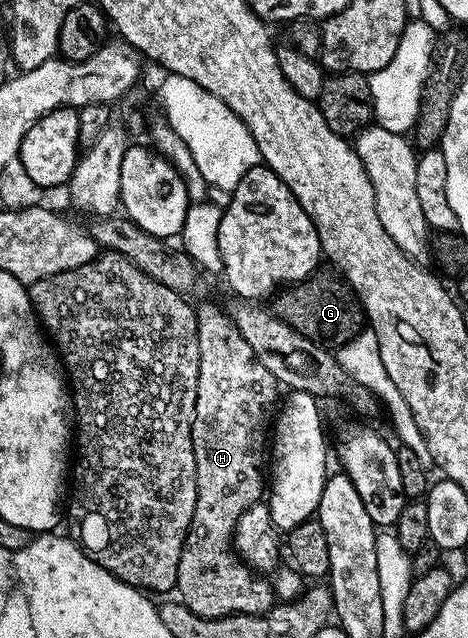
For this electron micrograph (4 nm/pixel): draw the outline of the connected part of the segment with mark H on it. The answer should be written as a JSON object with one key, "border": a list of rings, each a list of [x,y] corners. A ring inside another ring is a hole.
{"border":[[[198,305],[196,309],[198,315],[198,342],[200,343],[200,379],[198,380],[198,390],[196,391],[196,407],[194,408],[194,422],[192,423],[192,447],[196,455],[196,479],[198,480],[198,498],[196,499],[196,511],[192,515],[192,523],[188,535],[184,539],[184,547],[180,551],[180,563],[178,564],[178,584],[176,586],[177,600],[201,617],[227,617],[237,613],[247,613],[248,615],[267,614],[276,604],[276,594],[274,586],[265,576],[259,575],[245,561],[239,559],[235,554],[234,528],[237,521],[252,506],[261,502],[264,497],[264,473],[262,468],[268,465],[268,434],[272,429],[272,418],[276,413],[276,406],[280,401],[280,386],[277,379],[256,359],[252,347],[248,347],[248,342],[242,338],[236,323],[230,318],[229,312],[218,305]]]}

